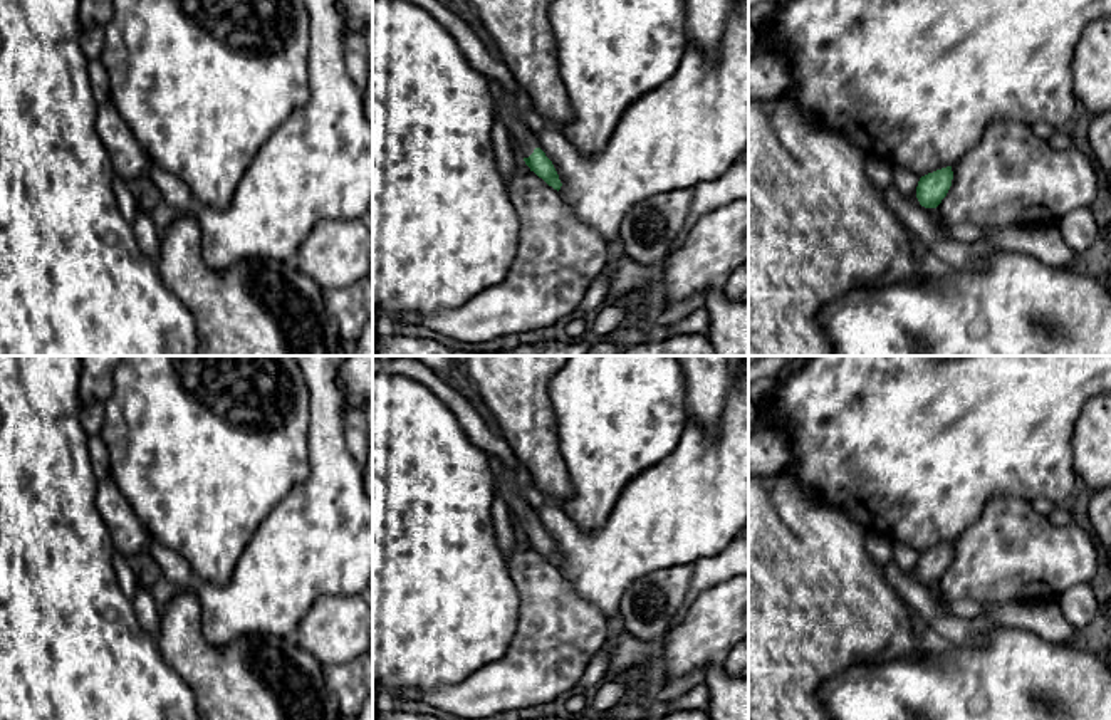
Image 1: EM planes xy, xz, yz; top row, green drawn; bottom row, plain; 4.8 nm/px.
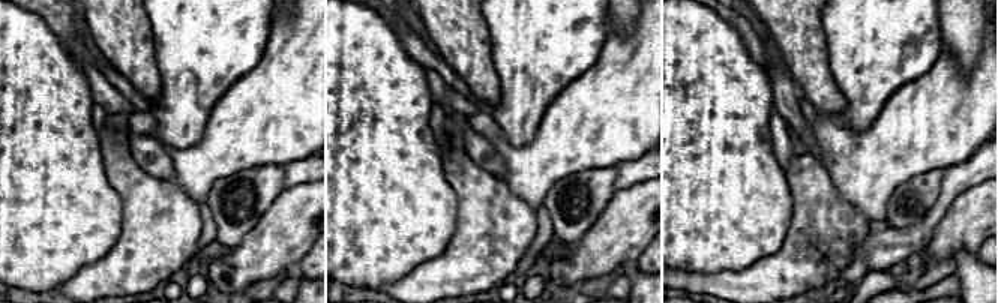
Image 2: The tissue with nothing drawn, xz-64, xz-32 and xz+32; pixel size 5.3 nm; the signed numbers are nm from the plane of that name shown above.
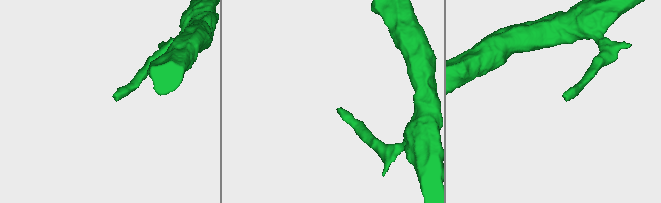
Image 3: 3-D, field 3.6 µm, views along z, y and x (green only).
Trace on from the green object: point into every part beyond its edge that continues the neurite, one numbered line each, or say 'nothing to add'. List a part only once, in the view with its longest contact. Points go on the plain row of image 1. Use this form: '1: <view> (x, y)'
1: xz (509, 482)

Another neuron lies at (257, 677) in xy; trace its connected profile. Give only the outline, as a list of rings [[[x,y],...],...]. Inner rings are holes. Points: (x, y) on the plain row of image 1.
[[[188,589],[176,594],[161,608],[158,648],[164,661],[191,688],[198,720],[341,720],[337,700],[324,683],[324,666],[294,638],[269,634],[247,634],[233,639],[223,648],[210,644],[203,634],[201,604]]]

